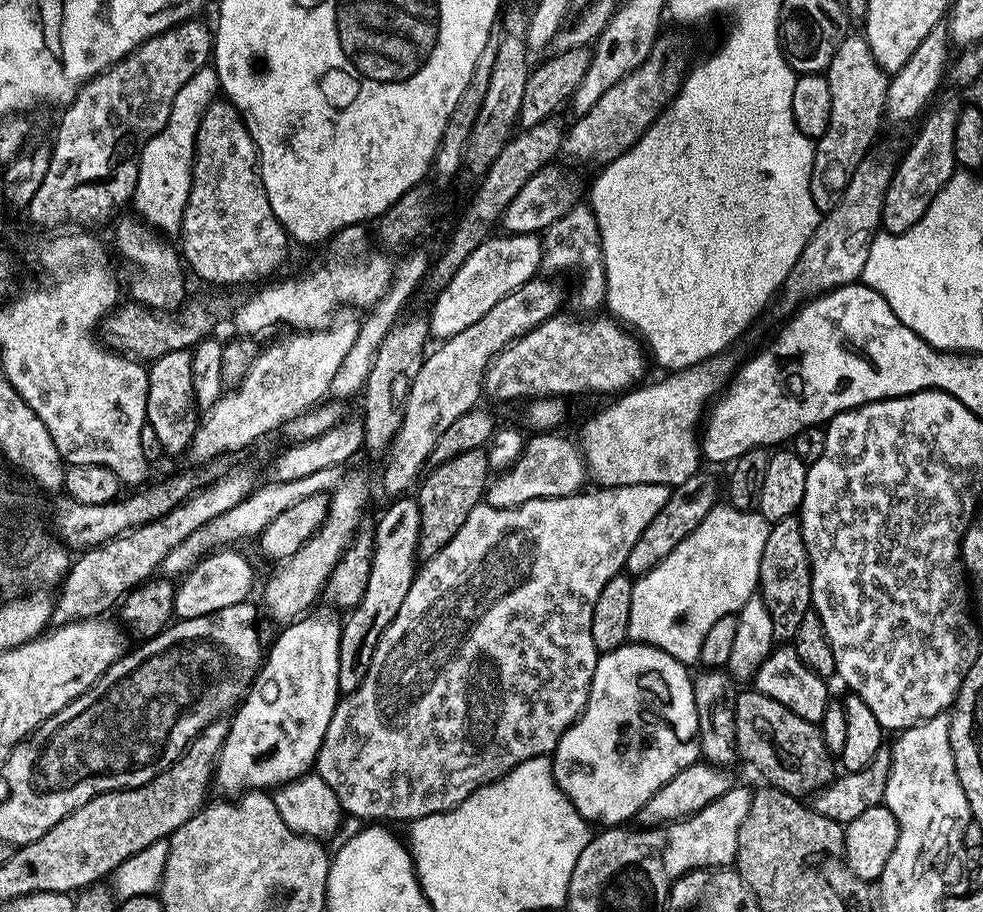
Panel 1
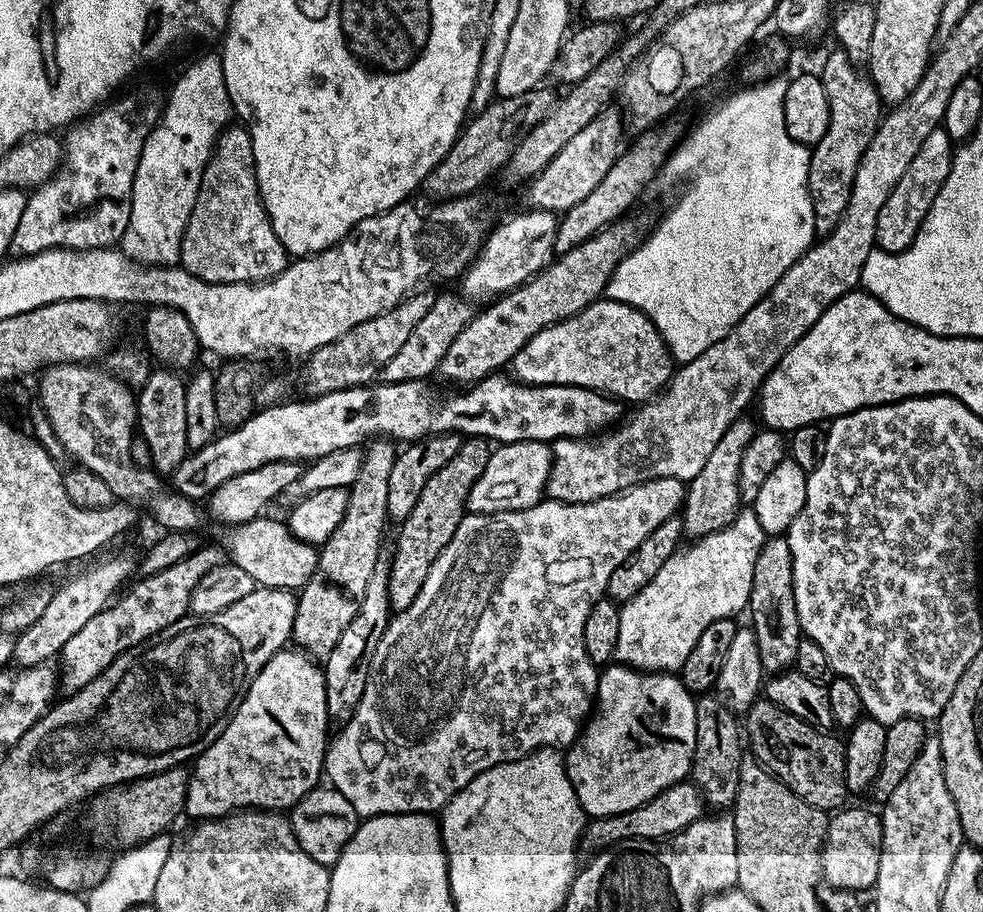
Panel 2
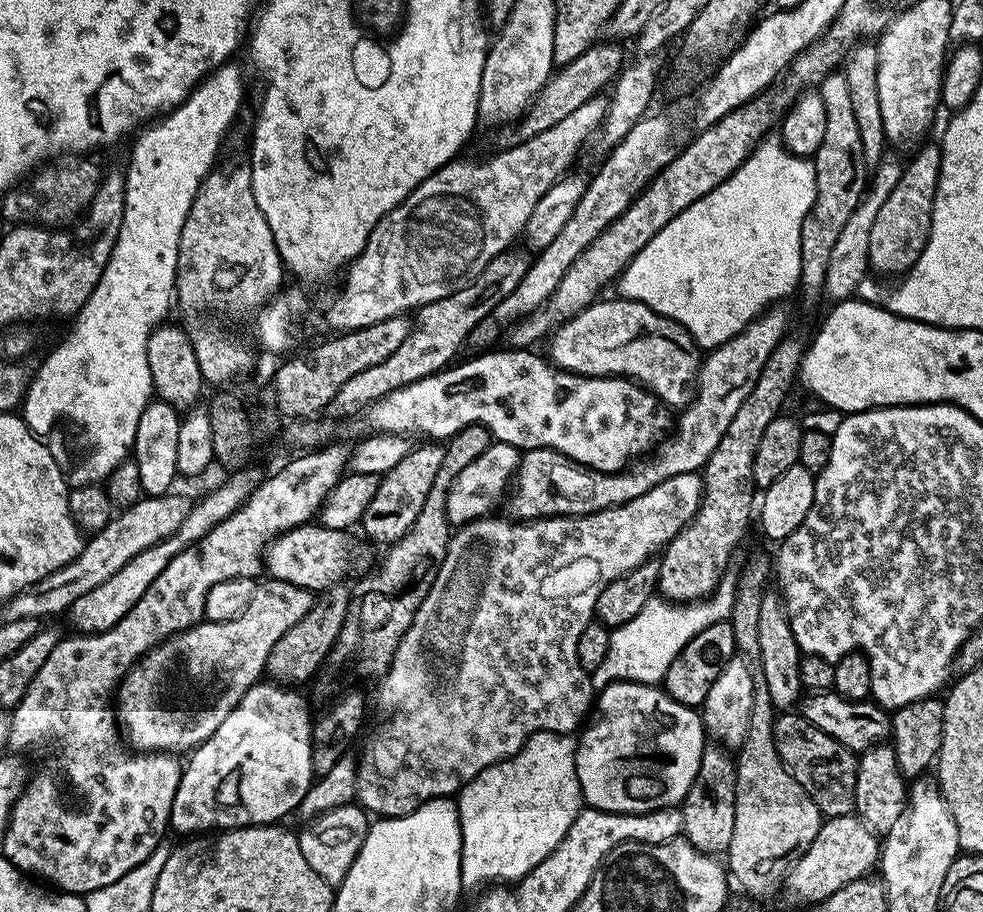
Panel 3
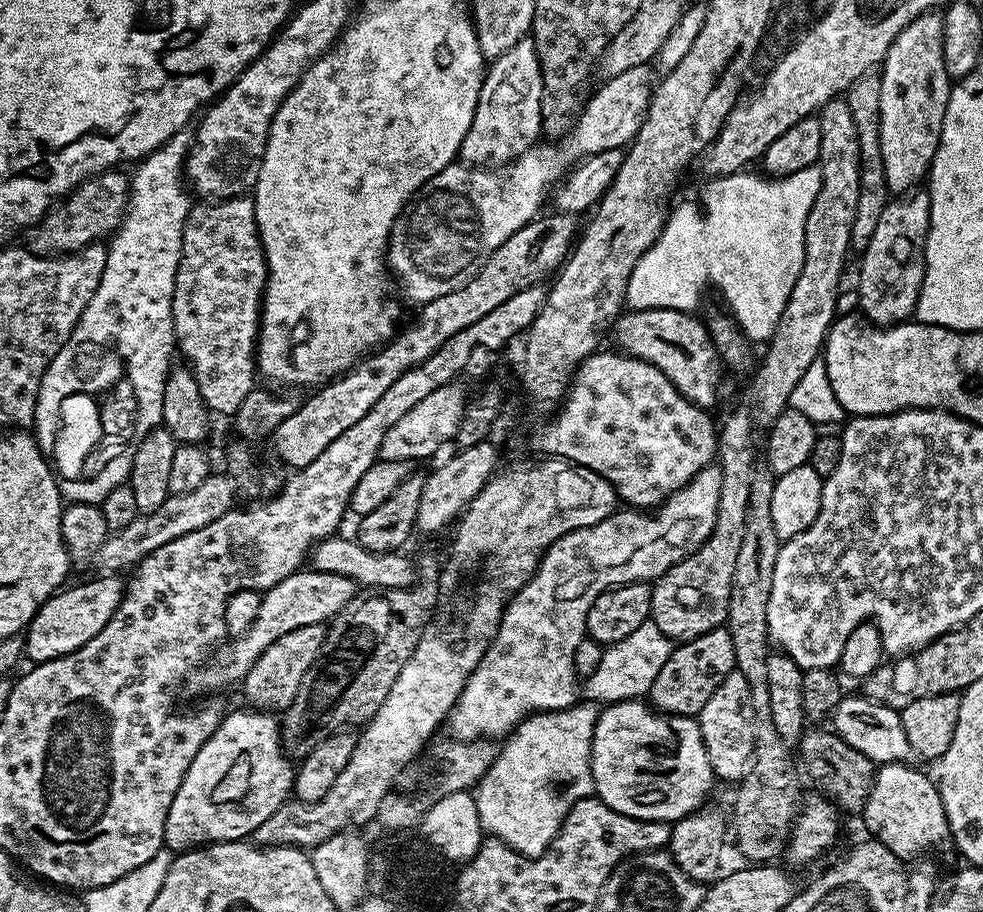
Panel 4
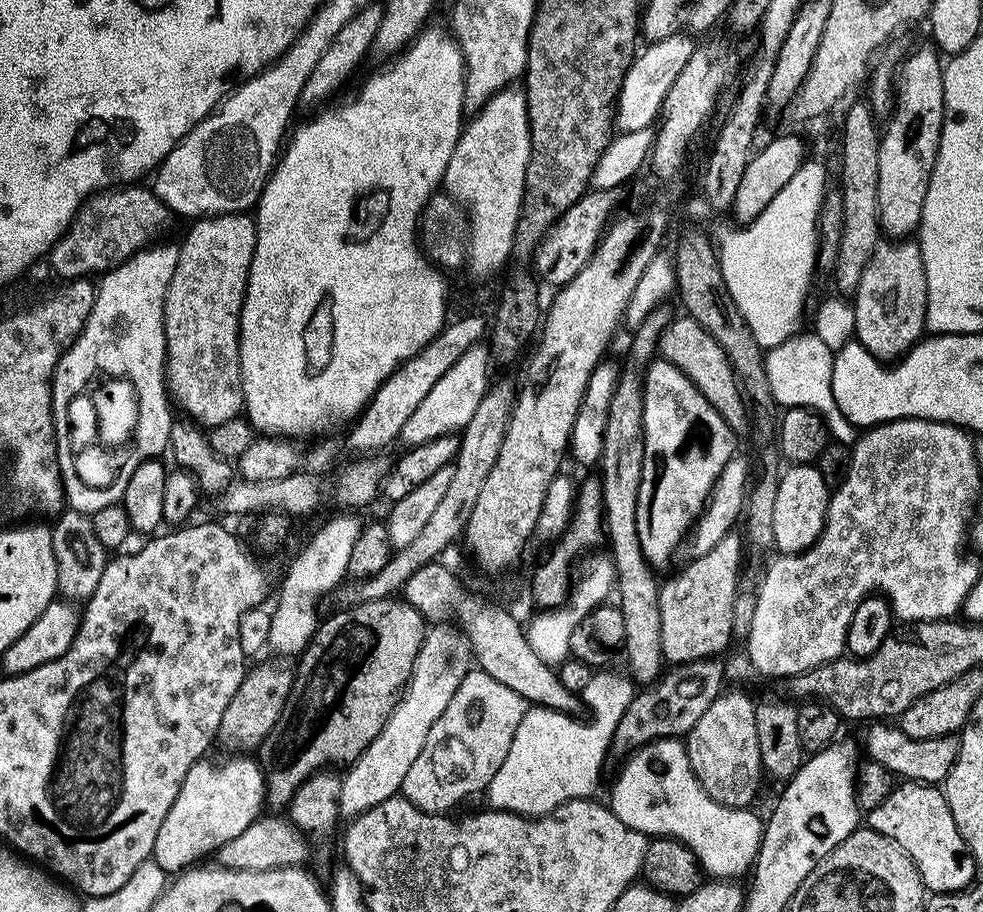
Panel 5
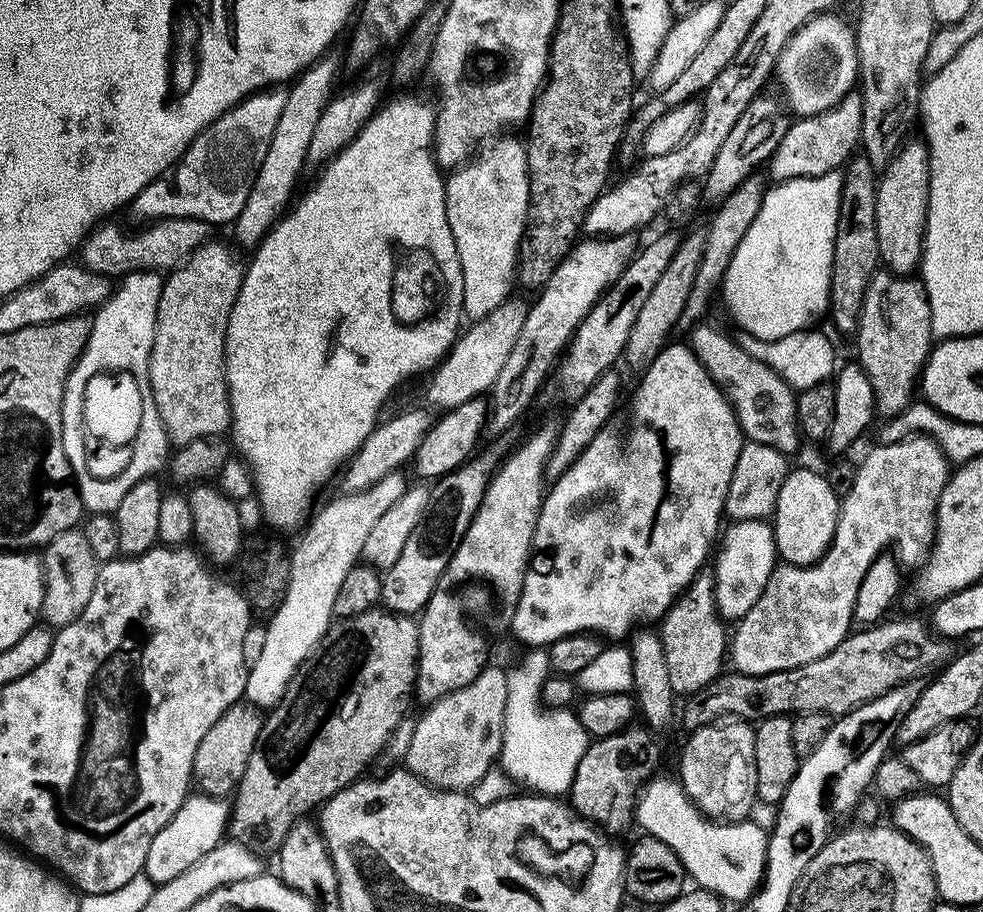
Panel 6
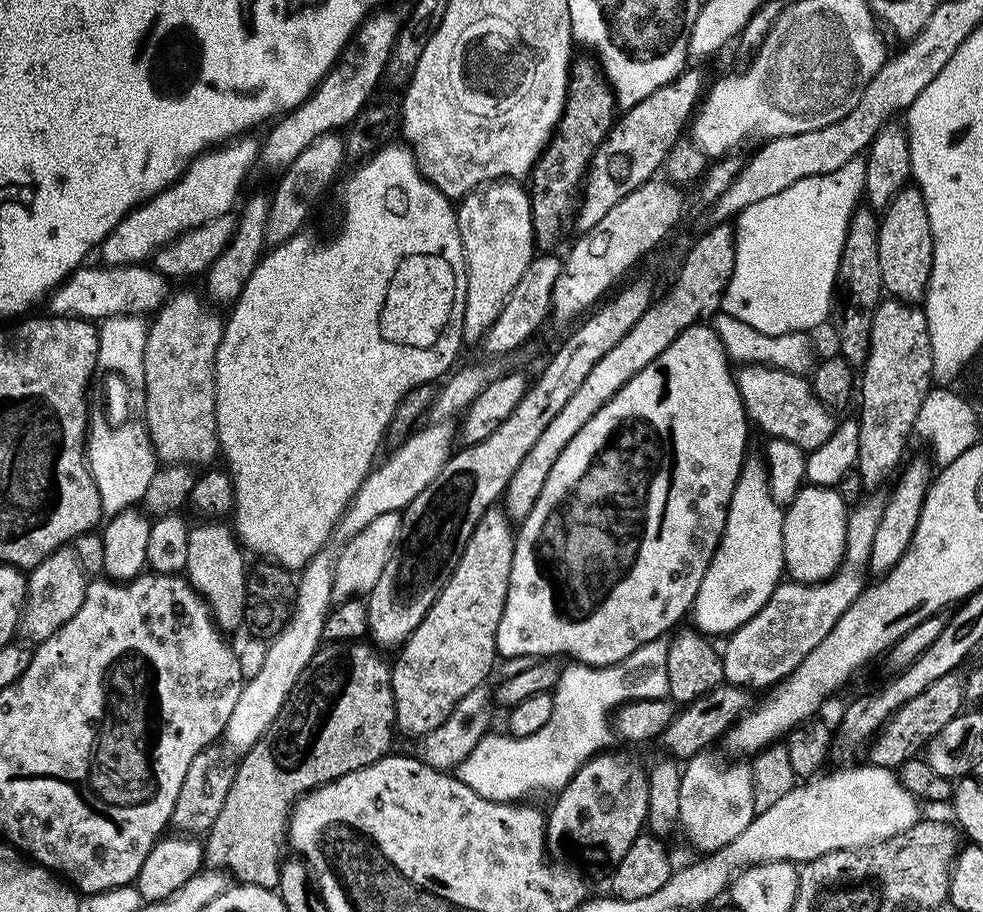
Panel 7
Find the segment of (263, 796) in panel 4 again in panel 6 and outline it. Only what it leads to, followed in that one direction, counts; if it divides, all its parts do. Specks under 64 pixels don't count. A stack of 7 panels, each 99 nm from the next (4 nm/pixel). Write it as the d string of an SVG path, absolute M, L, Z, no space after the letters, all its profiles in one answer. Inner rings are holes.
M207 794L189 795L182 802L178 814L154 834L154 842L150 842L150 850L146 853L143 875L150 877L153 885L170 882L170 878L178 878L182 870L194 866L202 854L210 854L214 846L225 839L226 829L230 819L230 804L227 799L209 796Z

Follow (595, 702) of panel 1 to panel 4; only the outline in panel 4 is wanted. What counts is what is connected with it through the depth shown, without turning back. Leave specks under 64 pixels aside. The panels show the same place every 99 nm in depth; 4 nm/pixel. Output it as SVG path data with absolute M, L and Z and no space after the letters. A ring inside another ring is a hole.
M640 698L600 708L592 739L592 787L606 806L630 818L675 822L707 801L712 784L710 758L693 717L669 716Z

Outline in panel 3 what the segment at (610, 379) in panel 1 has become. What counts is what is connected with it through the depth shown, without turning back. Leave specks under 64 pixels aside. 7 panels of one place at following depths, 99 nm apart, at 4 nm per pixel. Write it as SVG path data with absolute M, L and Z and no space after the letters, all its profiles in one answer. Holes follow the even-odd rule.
M597 299L586 310L579 312L572 320L565 320L547 341L546 356L551 363L564 371L578 376L626 376L638 384L643 384L654 393L663 404L672 410L683 410L692 401L694 385L702 363L701 349L697 348L694 338L678 322L650 310L637 300Z

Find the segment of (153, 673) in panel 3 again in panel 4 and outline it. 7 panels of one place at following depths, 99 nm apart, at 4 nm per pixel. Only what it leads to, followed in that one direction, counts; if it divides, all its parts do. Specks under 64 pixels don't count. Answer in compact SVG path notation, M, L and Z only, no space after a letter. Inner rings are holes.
M301 570L290 574L278 582L269 592L260 598L258 618L254 618L254 626L246 630L246 634L229 639L216 649L214 655L199 670L192 673L192 688L200 692L203 688L220 688L223 684L243 681L245 674L258 662L262 650L270 646L270 642L278 642L282 634L290 634L290 630L298 630L298 626L314 626L331 621L332 617L347 608L350 601L357 599L358 585L355 580L340 574Z

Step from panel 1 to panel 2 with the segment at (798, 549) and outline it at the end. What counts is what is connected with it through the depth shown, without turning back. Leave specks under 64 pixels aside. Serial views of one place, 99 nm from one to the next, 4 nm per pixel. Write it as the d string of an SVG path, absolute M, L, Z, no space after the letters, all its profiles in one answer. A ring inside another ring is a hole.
M787 535L765 539L754 562L754 582L746 609L752 615L750 627L758 638L758 654L765 673L779 674L796 663L798 646L802 639L798 622L798 606L794 606L794 562Z

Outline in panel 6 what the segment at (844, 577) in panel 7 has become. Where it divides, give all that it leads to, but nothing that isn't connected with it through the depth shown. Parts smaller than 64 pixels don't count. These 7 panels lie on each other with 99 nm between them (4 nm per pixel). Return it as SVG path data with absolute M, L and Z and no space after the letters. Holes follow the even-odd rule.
M912 435L908 439L894 442L893 445L880 445L870 447L868 457L863 461L859 461L857 467L857 476L854 478L854 486L850 486L850 494L846 494L840 501L840 513L838 514L838 522L836 523L836 533L832 539L832 545L826 550L826 554L817 564L786 564L781 563L773 568L770 578L766 582L766 590L762 590L762 594L758 598L758 602L754 602L754 606L744 616L741 616L735 625L736 633L733 631L730 636L730 664L735 671L742 674L754 674L761 676L762 674L770 674L778 670L790 670L794 666L802 666L806 662L814 662L818 658L822 658L830 650L834 650L849 635L850 629L853 627L854 621L852 611L854 610L854 602L858 598L858 586L862 586L862 578L866 578L866 570L870 570L879 556L893 544L894 555L905 569L915 569L924 563L932 546L932 541L936 538L936 511L938 510L938 502L942 490L946 486L950 475L950 463L944 456L943 450L935 443L932 437L928 435Z

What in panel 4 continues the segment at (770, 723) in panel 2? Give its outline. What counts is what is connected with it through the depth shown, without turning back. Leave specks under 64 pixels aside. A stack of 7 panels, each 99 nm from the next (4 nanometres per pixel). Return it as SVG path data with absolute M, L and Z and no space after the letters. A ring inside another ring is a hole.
M808 730L800 737L798 751L803 771L804 768L808 771L809 778L821 788L817 789L831 800L841 813L863 813L866 798L870 798L872 784L876 781L877 765L873 764L870 758L866 758L866 754L858 754L858 750L854 750L854 746L850 746L842 737L837 736L835 731L827 731Z

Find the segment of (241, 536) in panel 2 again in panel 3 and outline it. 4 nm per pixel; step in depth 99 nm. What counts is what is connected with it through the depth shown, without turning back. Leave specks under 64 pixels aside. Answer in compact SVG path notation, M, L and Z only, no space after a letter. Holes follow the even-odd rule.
M316 522L283 532L269 544L264 553L264 568L271 579L302 586L313 594L339 585L343 576L348 576L355 568L364 568L367 564L368 552L362 545L356 544L352 534L330 530Z

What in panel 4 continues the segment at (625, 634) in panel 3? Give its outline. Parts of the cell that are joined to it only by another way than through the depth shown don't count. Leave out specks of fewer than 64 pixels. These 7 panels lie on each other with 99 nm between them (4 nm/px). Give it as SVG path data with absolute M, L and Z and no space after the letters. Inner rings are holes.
M650 618L634 634L622 638L622 642L607 645L602 654L602 663L594 669L590 678L582 681L582 696L585 701L597 706L617 704L623 700L634 700L647 697L650 686L654 686L654 678L666 666L666 658L670 658L674 644Z

